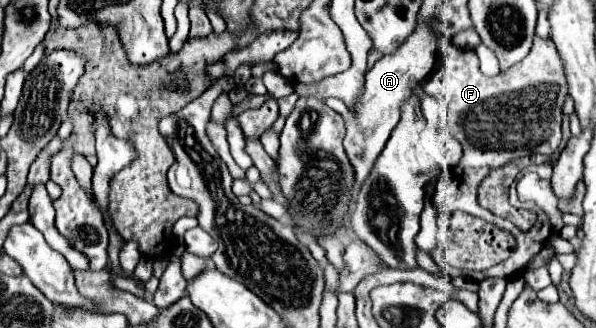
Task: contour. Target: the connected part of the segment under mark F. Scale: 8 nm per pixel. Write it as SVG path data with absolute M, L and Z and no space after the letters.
M535 36L533 50L525 60L511 66L507 72L501 72L493 78L487 78L479 72L479 60L475 50L463 50L453 46L451 42L441 42L439 58L429 74L429 78L421 84L423 92L433 96L435 100L443 102L453 118L453 136L463 146L463 158L452 169L455 174L446 177L438 177L433 192L433 205L437 210L437 224L439 224L439 242L437 248L431 252L431 258L441 266L443 264L443 250L445 242L451 238L449 230L449 218L455 210L469 212L481 220L493 222L499 228L509 230L519 248L511 254L509 260L505 260L501 266L493 266L483 272L469 272L467 278L473 282L479 282L483 278L491 276L513 276L523 272L523 268L529 264L529 260L543 248L545 240L551 236L553 228L549 222L549 216L541 210L537 210L537 226L523 232L513 222L503 220L489 210L483 210L477 204L477 188L483 182L483 178L491 172L491 168L505 166L521 156L529 154L543 154L553 156L559 142L561 142L561 120L563 120L563 102L567 98L567 80L565 80L565 66L561 62L561 56L557 54L557 48L551 38Z

